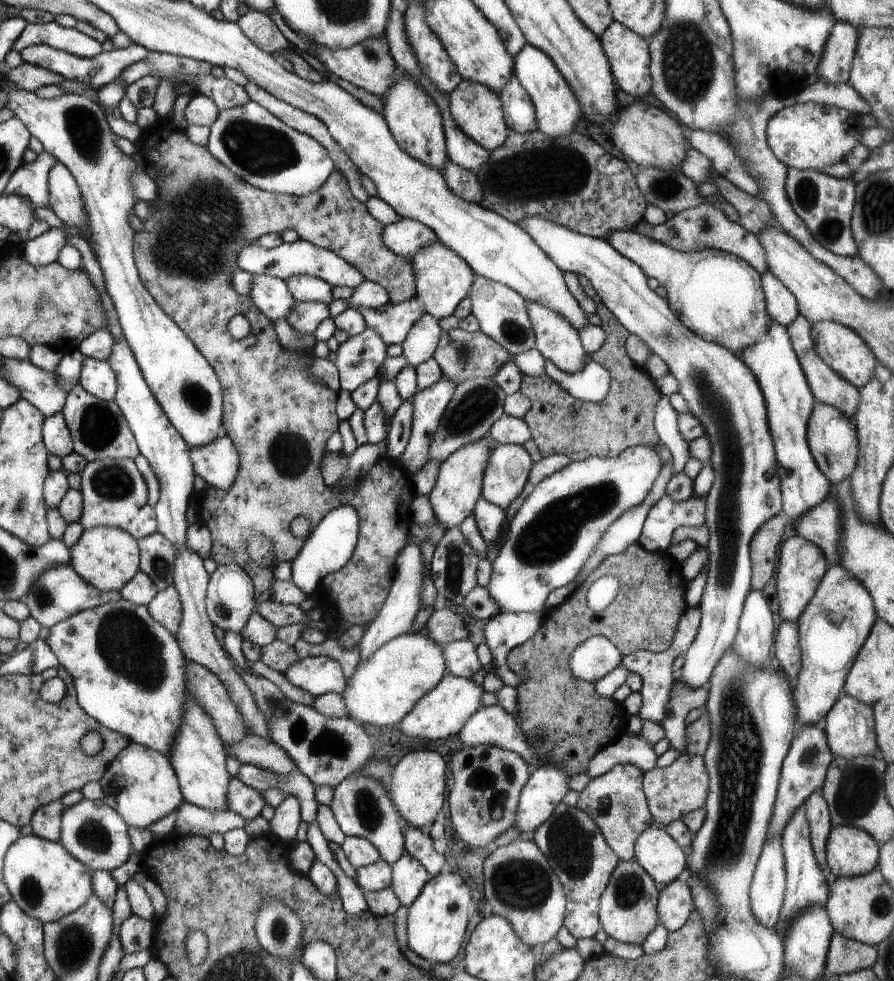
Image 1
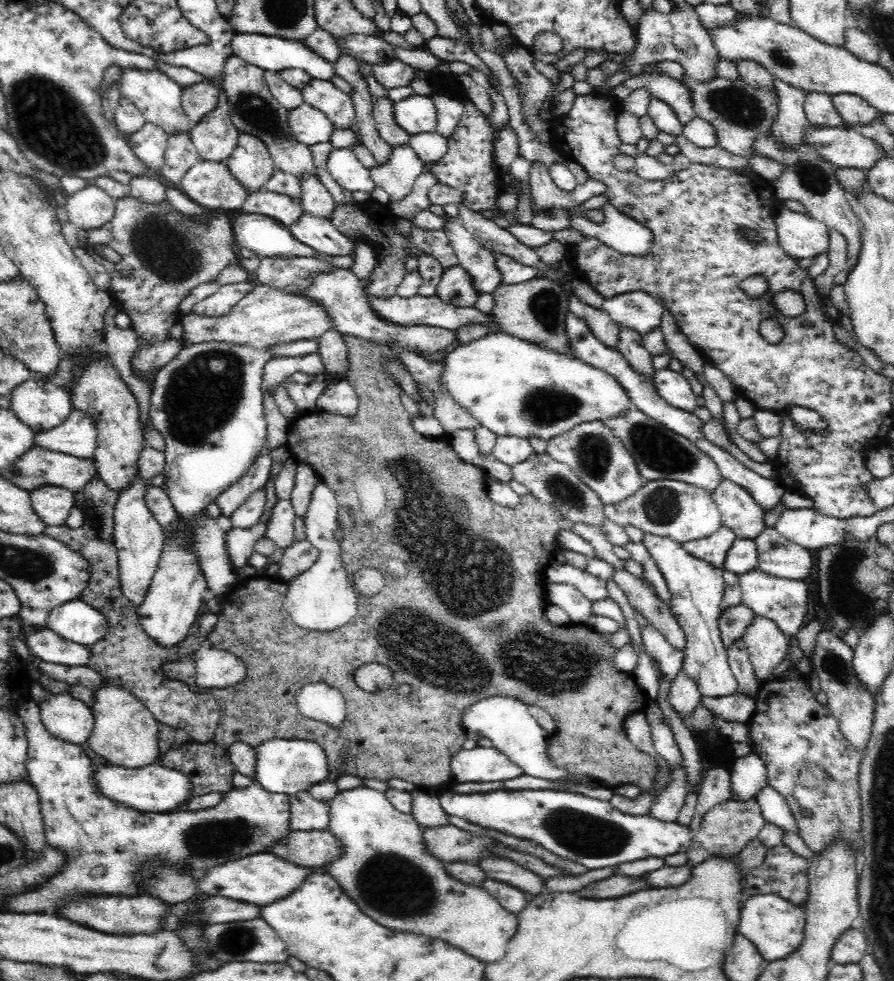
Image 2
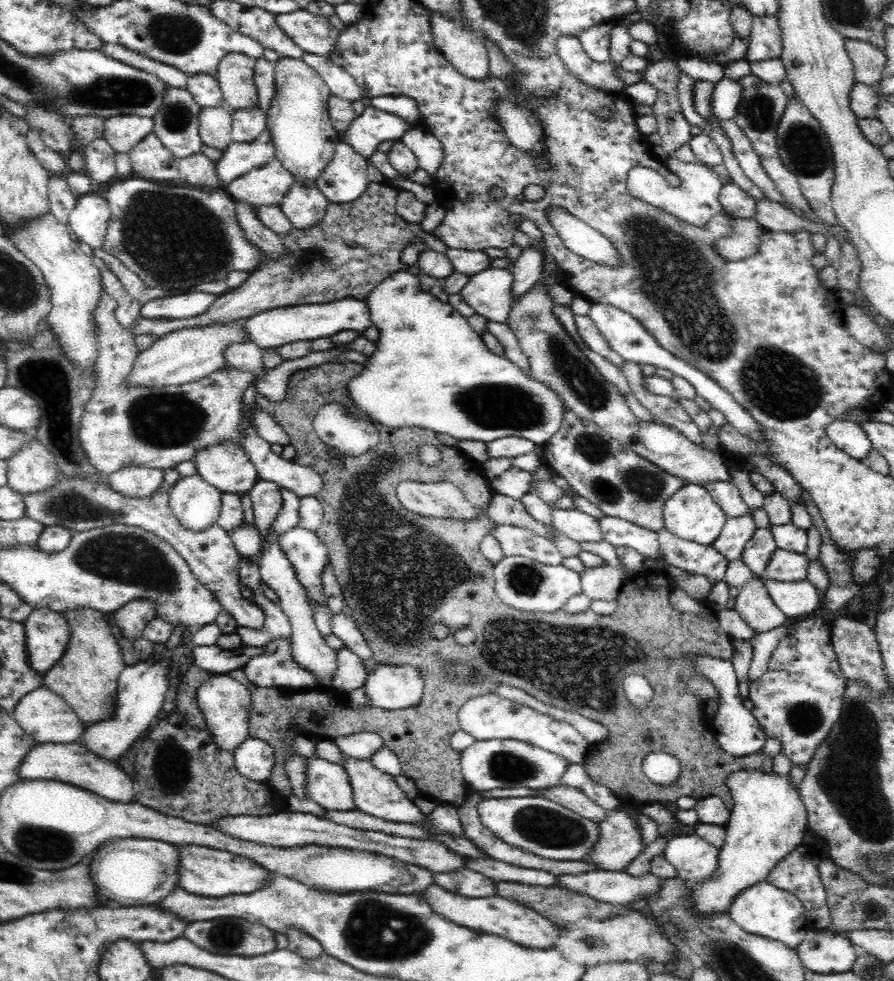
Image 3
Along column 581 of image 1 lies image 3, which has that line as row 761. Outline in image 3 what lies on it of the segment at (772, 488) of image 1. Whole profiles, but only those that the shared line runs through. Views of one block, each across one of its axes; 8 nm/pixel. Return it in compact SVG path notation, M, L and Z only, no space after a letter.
M246 738L232 754L236 770L244 778L270 786L272 772L280 762L276 760L276 750L268 742L260 738Z

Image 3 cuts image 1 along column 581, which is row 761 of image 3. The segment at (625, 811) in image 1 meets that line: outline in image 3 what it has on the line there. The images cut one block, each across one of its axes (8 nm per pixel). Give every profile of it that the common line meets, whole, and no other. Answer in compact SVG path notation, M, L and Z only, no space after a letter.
M816 614L814 618L806 618L804 622L792 626L790 634L778 644L778 648L770 658L770 670L758 682L750 682L750 696L748 696L748 700L752 702L750 712L758 720L762 732L766 734L766 740L770 738L780 742L782 754L790 760L792 768L798 766L800 770L806 772L818 746L830 736L830 730L840 720L846 680L848 678L842 674L832 646L832 618Z

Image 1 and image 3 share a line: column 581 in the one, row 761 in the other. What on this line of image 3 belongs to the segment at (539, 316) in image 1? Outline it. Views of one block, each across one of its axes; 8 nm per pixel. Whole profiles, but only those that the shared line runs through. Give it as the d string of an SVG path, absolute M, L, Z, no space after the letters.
M350 758L346 764L346 774L350 776L350 784L354 790L354 802L360 812L366 812L372 818L378 818L382 822L400 822L400 824L424 824L422 812L418 812L416 804L406 798L402 792L400 784L396 782L394 776L380 772L378 768L372 766L370 760L354 760Z

